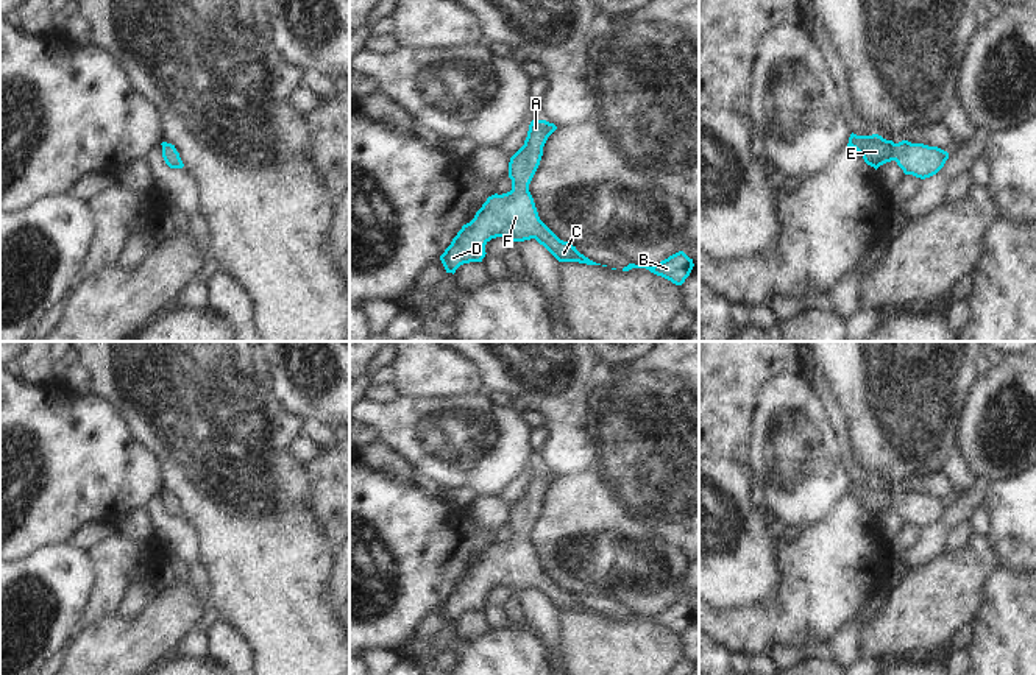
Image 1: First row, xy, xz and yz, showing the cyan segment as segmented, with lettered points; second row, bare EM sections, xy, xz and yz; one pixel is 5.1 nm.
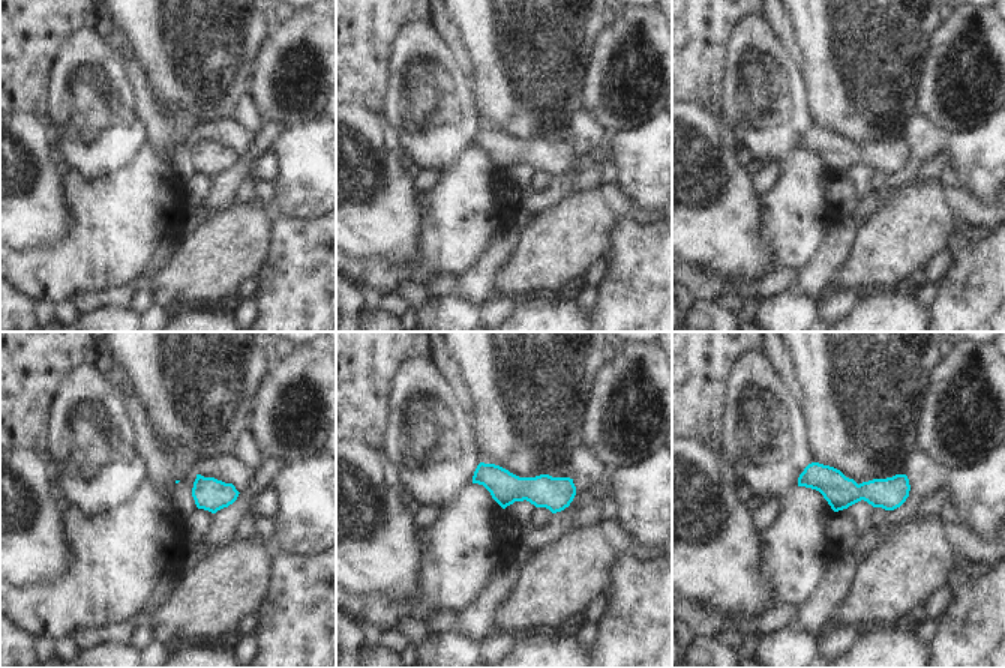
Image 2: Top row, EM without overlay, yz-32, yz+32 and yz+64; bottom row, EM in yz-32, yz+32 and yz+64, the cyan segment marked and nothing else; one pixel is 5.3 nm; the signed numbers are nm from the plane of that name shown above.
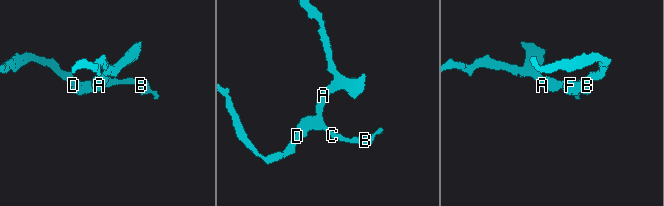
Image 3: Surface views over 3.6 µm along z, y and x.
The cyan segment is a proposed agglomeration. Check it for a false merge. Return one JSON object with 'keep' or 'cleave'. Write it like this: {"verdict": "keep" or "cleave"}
{"verdict": "keep"}

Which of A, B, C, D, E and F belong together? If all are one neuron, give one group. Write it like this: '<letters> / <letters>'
A B C D E F

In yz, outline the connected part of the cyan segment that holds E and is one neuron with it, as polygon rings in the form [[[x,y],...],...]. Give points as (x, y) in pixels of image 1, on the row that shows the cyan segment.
[[[852,133],[847,147],[855,148],[864,162],[875,170],[886,162],[896,161],[905,175],[921,179],[936,175],[949,159],[949,153],[938,147],[908,140],[894,143],[878,134],[857,136]]]

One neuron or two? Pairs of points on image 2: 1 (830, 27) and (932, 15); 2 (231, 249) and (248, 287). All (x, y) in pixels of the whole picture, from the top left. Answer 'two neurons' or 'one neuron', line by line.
1: one neuron
2: two neurons

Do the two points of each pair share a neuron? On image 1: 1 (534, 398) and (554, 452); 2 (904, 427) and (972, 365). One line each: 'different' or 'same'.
1: same
2: same

